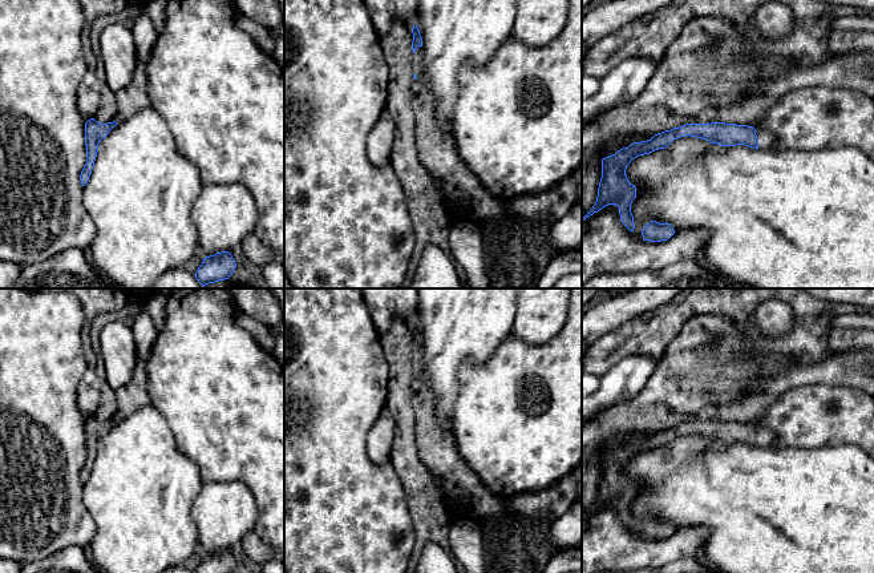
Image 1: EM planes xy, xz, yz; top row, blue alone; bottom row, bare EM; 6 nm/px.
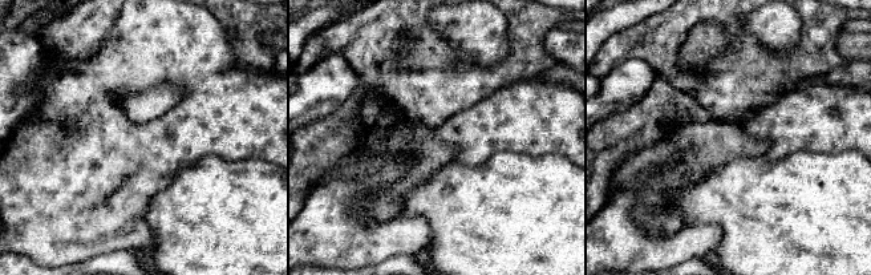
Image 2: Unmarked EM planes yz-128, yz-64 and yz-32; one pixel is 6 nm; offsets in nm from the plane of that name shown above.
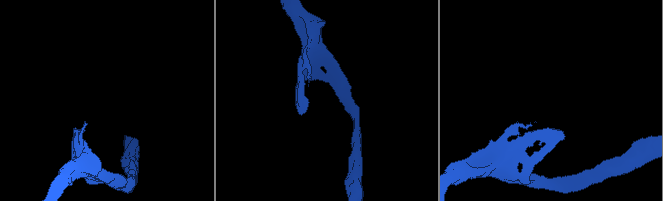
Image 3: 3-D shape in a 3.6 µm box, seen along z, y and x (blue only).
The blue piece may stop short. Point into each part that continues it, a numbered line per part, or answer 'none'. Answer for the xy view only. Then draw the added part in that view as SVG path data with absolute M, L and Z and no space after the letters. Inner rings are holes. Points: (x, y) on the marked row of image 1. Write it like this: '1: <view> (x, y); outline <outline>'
none

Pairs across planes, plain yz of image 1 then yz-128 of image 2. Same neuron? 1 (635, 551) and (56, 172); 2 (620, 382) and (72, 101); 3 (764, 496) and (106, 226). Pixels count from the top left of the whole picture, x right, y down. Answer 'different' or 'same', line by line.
1: same
2: different
3: different

